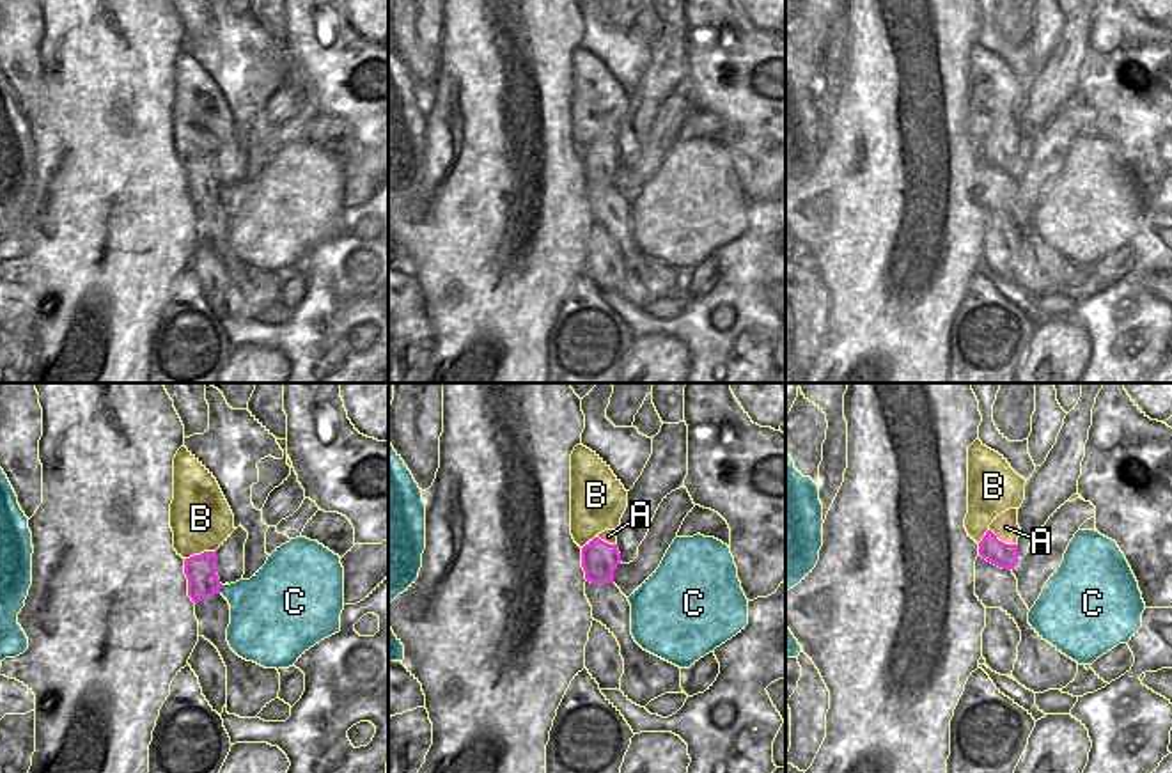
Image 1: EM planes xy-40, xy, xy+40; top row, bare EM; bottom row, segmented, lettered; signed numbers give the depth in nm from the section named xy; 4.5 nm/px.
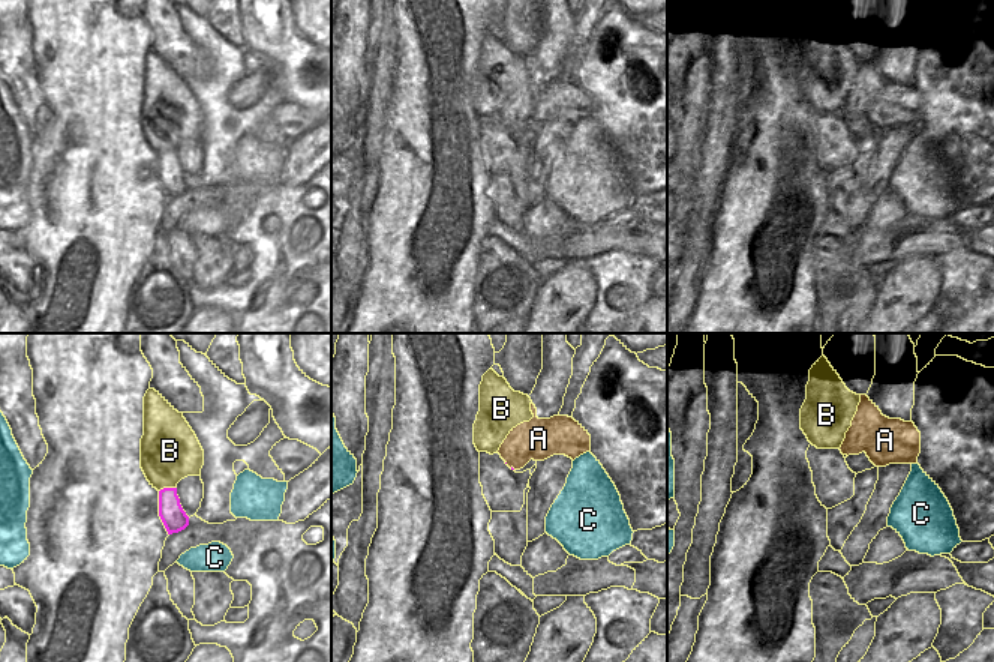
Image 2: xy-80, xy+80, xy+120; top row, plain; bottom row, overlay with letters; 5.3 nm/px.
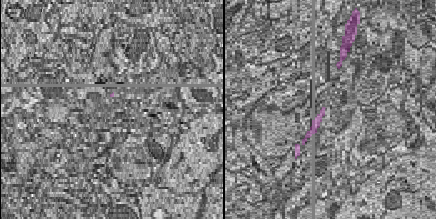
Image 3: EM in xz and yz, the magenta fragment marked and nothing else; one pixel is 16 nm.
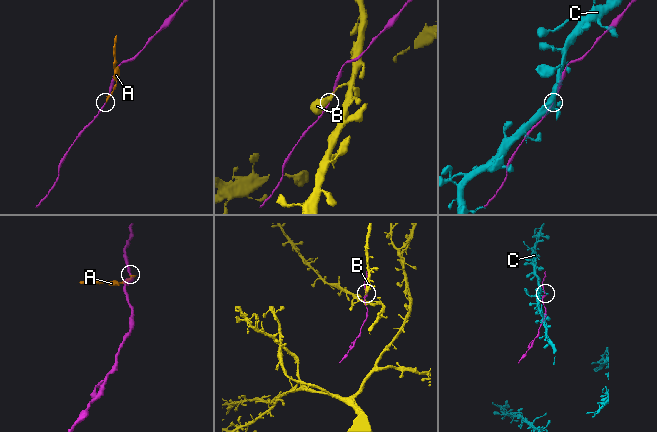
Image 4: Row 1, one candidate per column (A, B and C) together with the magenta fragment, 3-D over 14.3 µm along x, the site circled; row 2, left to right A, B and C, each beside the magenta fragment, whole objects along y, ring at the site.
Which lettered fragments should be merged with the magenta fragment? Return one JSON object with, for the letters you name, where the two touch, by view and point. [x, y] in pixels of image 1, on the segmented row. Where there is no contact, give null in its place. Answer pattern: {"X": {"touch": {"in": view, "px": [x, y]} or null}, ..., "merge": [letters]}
{"merge": []}

